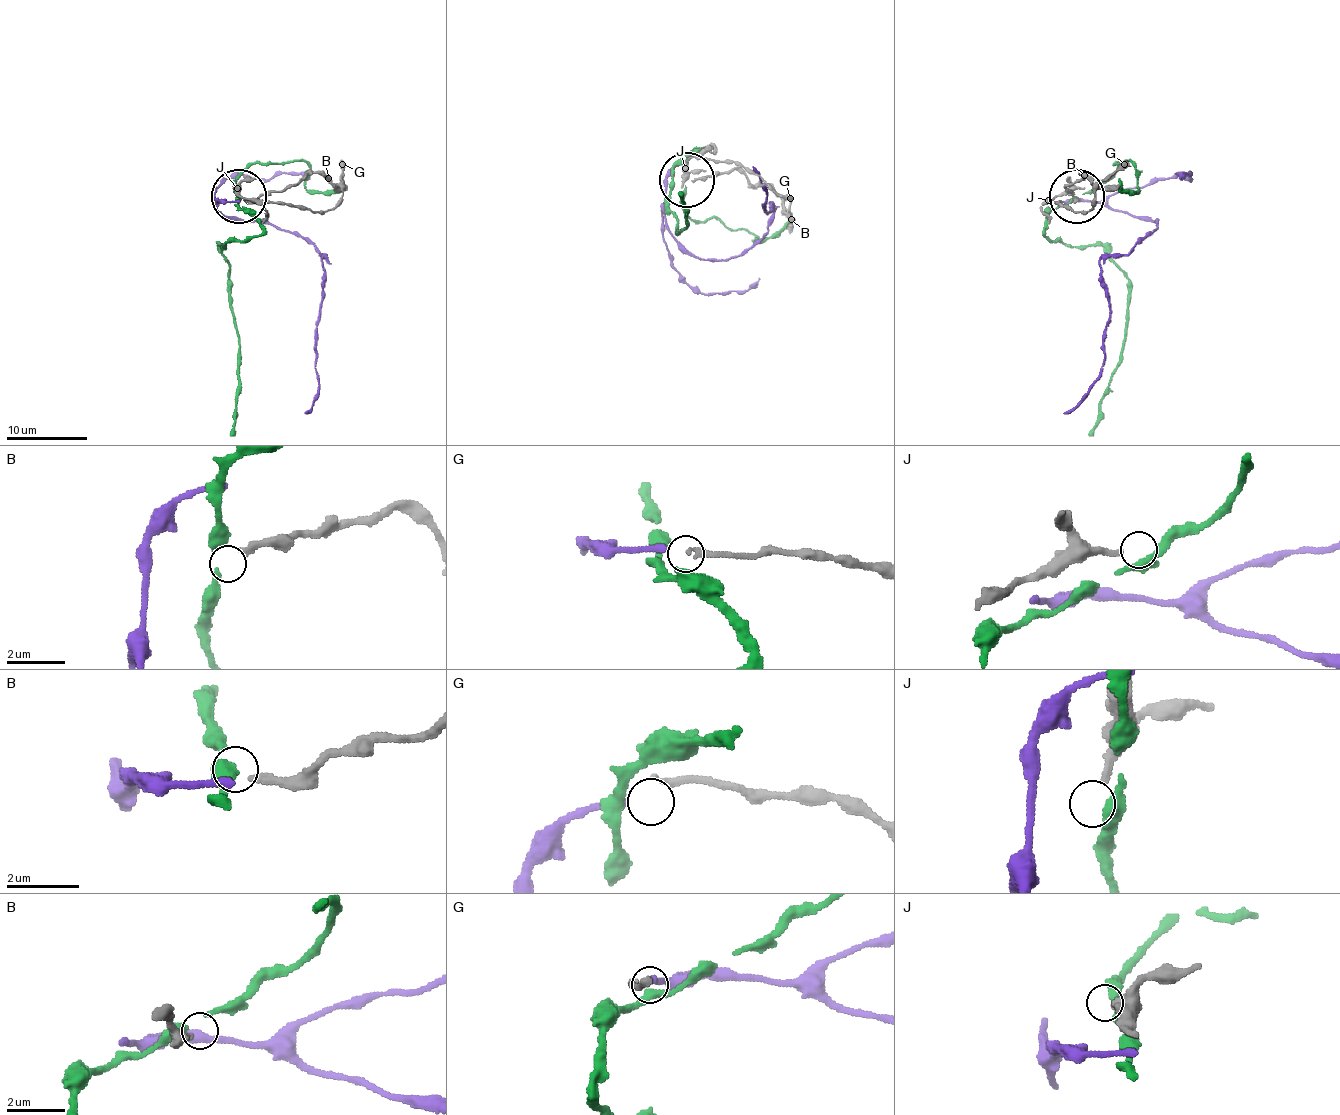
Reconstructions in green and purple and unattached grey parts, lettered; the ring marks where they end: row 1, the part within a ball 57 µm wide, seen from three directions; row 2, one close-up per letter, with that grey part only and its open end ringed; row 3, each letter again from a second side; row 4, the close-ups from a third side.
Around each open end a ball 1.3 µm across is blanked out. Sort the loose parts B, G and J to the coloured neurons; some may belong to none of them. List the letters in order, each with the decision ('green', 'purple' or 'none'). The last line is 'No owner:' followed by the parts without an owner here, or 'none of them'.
B: none
G: purple
J: none
No owner: B, J

